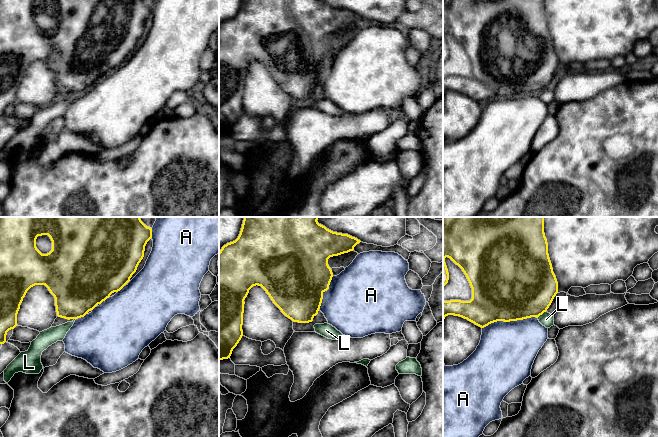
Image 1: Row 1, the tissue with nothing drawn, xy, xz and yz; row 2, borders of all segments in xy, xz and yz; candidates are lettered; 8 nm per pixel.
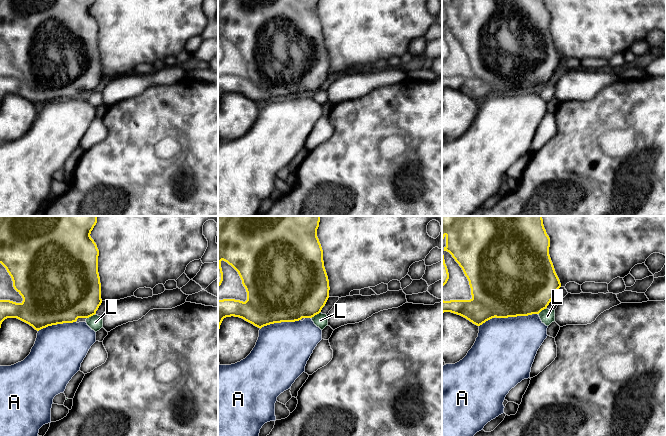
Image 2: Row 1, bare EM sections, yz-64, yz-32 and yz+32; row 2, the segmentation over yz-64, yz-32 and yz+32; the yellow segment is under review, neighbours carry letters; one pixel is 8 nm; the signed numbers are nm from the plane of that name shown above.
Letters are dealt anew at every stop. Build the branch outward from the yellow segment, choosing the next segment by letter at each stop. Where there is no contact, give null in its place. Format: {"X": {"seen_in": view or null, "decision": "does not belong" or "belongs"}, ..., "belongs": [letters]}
{"A": {"seen_in": "yz", "decision": "does not belong"}, "L": {"seen_in": "yz", "decision": "does not belong"}, "belongs": []}

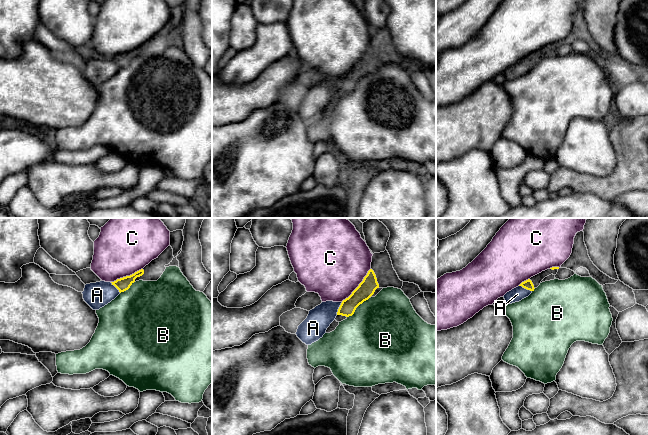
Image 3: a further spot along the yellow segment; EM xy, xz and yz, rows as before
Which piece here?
{"A": {"seen_in": "xz", "decision": "belongs"}, "B": {"seen_in": "xz", "decision": "does not belong"}, "C": {"seen_in": "xz", "decision": "does not belong"}, "belongs": ["A"]}

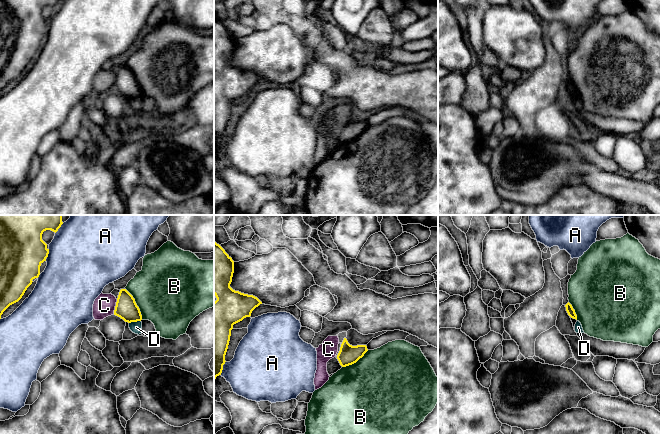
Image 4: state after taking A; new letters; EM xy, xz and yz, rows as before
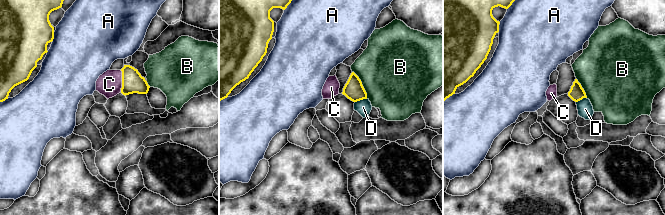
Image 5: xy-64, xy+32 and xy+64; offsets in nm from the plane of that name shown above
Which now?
{"A": {"seen_in": "xy", "decision": "does not belong"}, "B": {"seen_in": "xy", "decision": "does not belong"}, "C": {"seen_in": "xy", "decision": "does not belong"}, "D": {"seen_in": "xy", "decision": "does not belong"}, "belongs": []}

